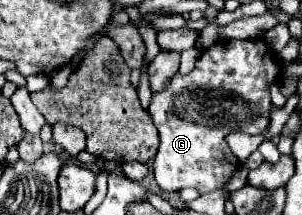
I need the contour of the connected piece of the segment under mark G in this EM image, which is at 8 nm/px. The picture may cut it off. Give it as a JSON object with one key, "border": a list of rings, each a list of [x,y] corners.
{"border":[[[233,40],[233,42],[217,42],[207,48],[195,70],[189,74],[175,74],[161,92],[155,92],[149,104],[149,114],[153,124],[159,130],[159,152],[153,160],[153,174],[155,182],[167,192],[179,192],[183,188],[195,188],[201,194],[213,190],[225,190],[227,182],[233,178],[235,170],[239,168],[237,156],[225,142],[225,136],[231,132],[245,132],[245,134],[261,134],[269,126],[269,112],[271,112],[271,98],[267,86],[277,82],[283,74],[283,68],[275,60],[275,52],[267,46],[265,40]]]}

